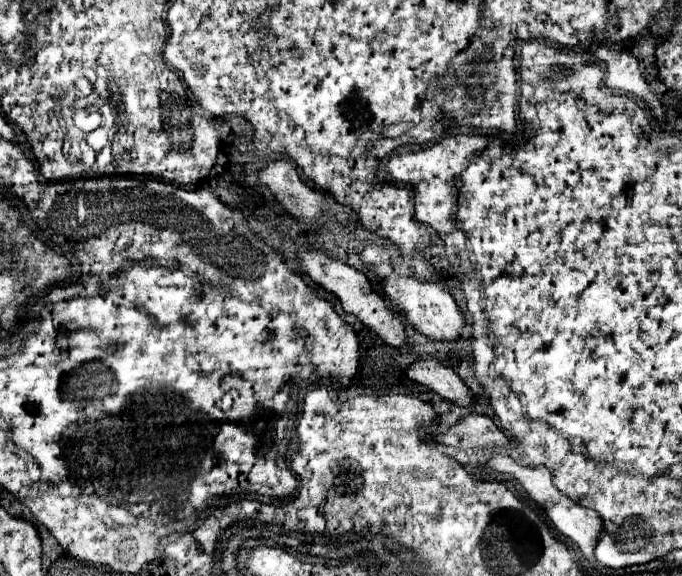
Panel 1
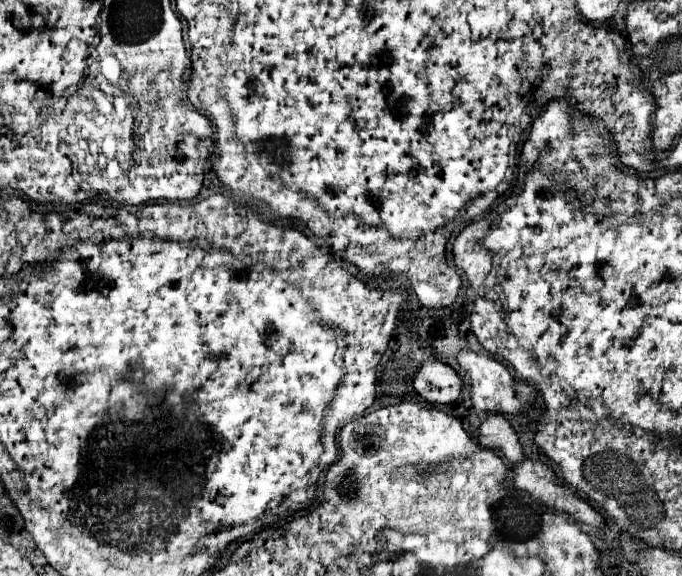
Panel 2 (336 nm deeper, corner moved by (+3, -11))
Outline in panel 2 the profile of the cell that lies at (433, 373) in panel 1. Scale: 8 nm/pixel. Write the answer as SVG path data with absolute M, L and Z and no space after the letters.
M490 415L480 427L480 445L486 449L500 451L510 463L520 463L524 459L524 449L518 441L516 431L502 415Z

